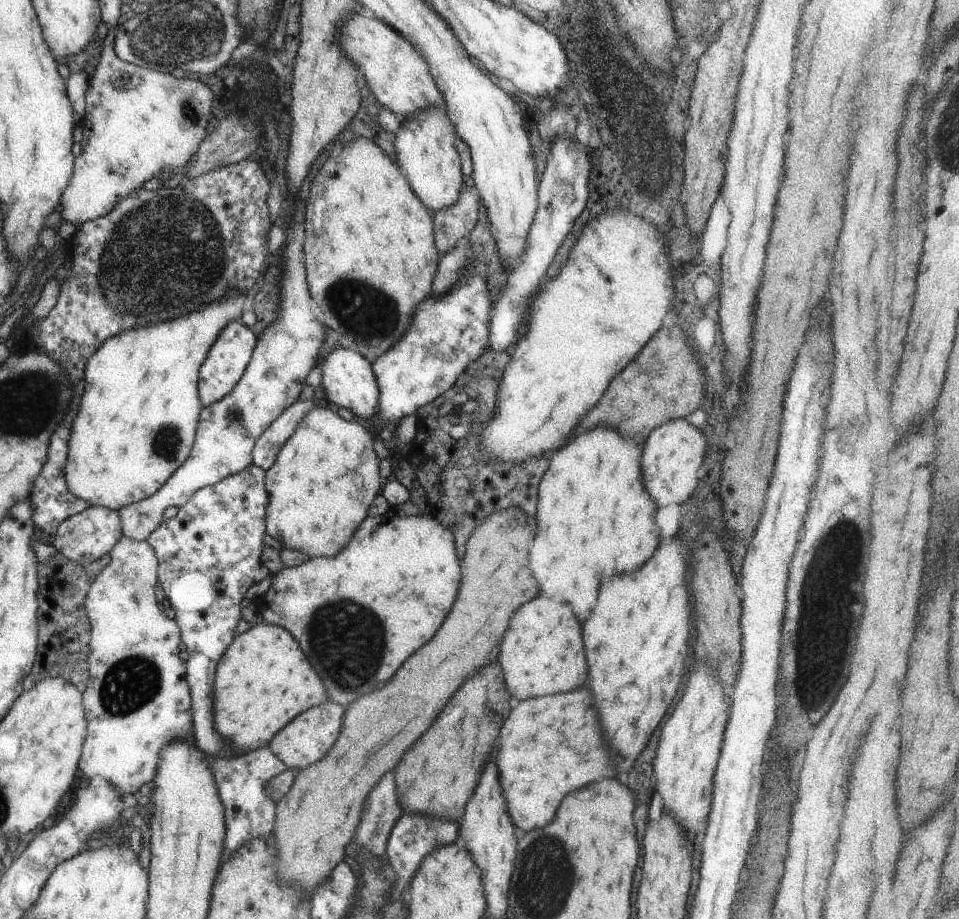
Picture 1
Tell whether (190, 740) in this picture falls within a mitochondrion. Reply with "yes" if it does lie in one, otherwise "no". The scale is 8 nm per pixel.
no

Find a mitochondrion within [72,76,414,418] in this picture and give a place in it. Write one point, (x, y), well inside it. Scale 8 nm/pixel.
(187, 235)

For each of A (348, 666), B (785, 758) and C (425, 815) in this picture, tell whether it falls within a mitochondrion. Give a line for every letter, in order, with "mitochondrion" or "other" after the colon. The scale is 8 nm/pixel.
A: mitochondrion
B: other
C: other

